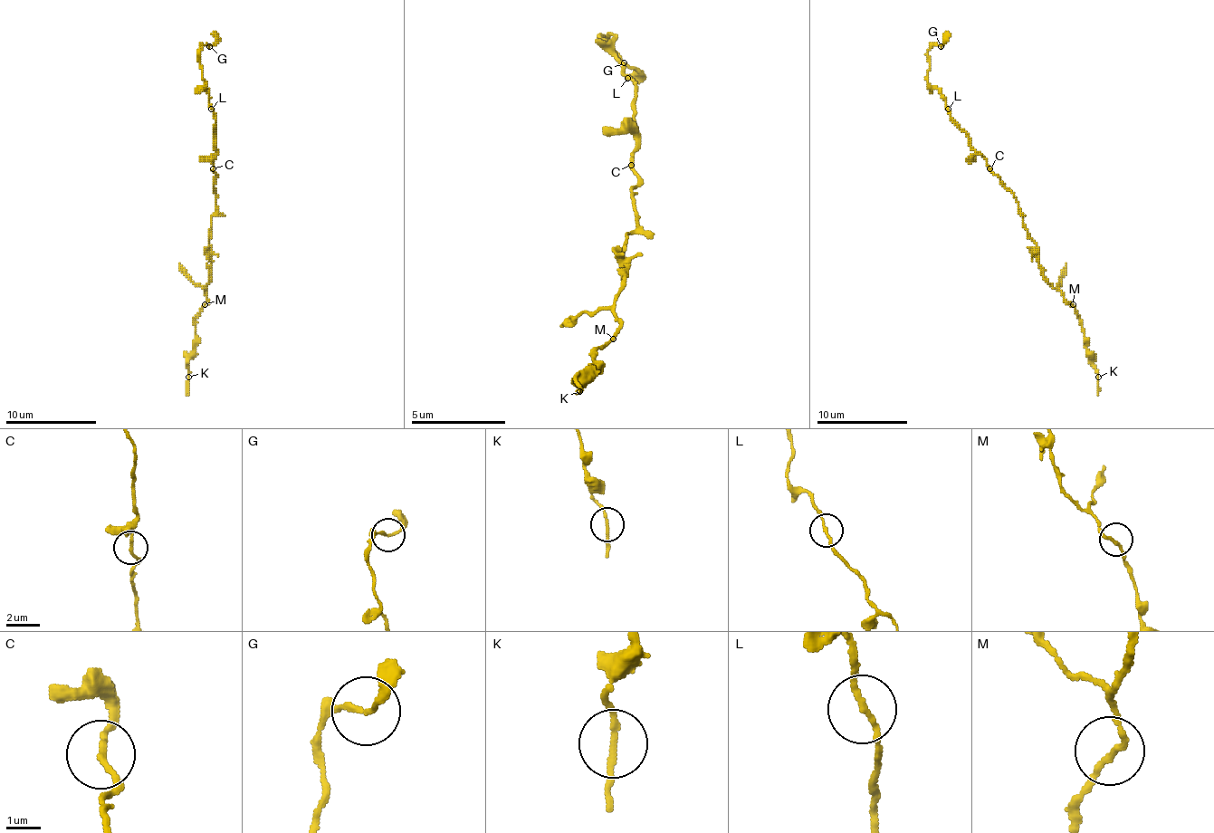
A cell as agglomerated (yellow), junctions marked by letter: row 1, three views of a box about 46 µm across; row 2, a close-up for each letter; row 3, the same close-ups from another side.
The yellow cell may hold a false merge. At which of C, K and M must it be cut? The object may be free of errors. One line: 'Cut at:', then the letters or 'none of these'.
Cut at: none of these

